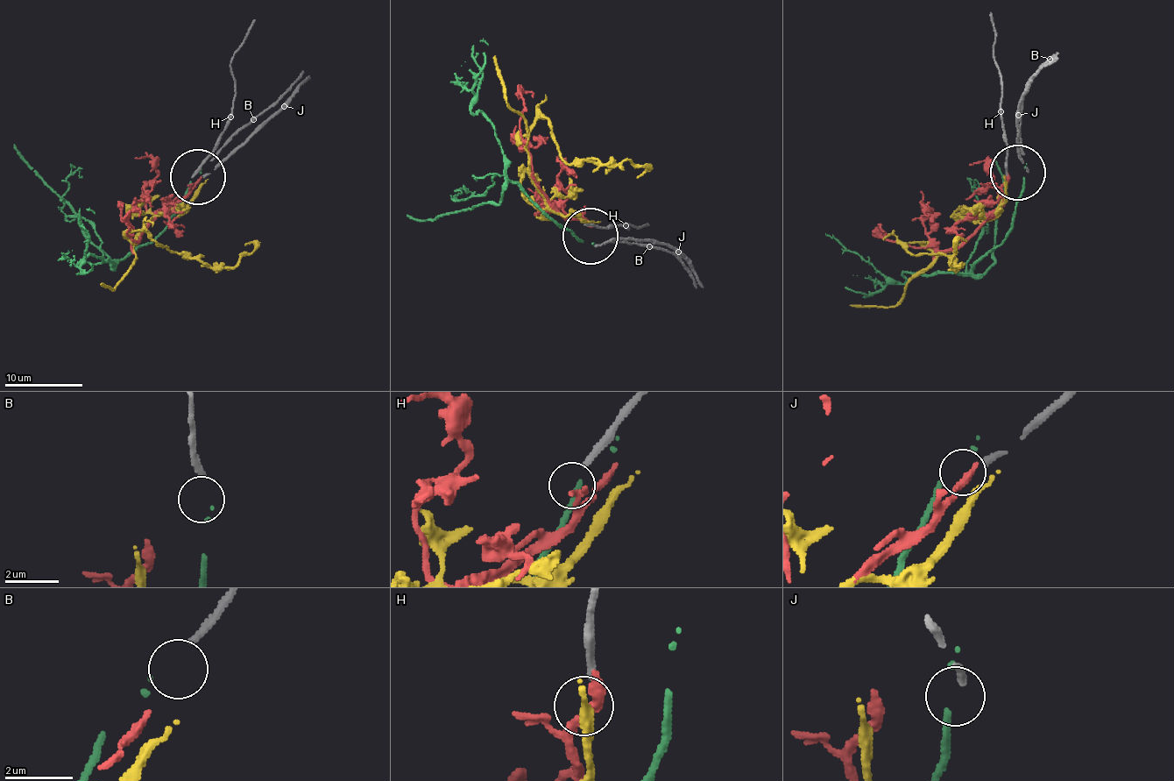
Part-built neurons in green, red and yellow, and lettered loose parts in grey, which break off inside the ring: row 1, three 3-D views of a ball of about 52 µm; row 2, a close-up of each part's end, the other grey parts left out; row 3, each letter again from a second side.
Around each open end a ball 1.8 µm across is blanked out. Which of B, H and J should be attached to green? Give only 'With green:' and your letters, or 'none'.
With green: B

